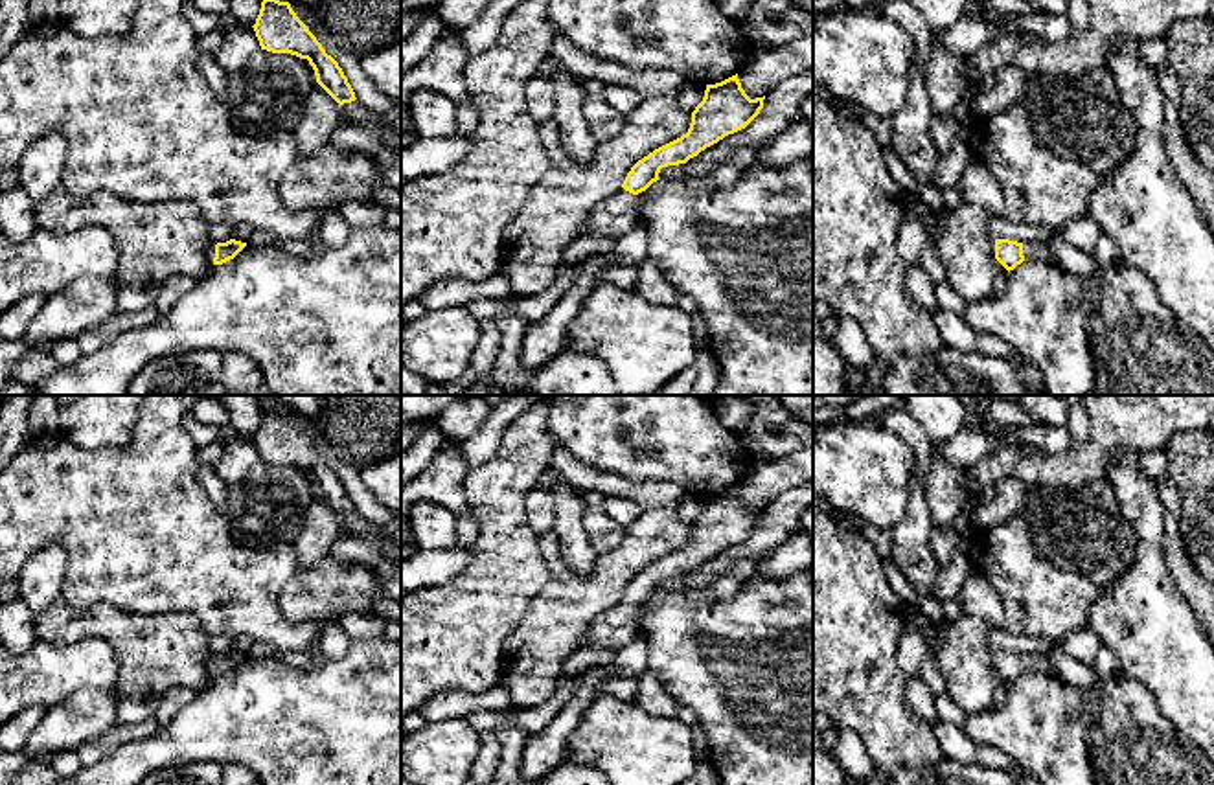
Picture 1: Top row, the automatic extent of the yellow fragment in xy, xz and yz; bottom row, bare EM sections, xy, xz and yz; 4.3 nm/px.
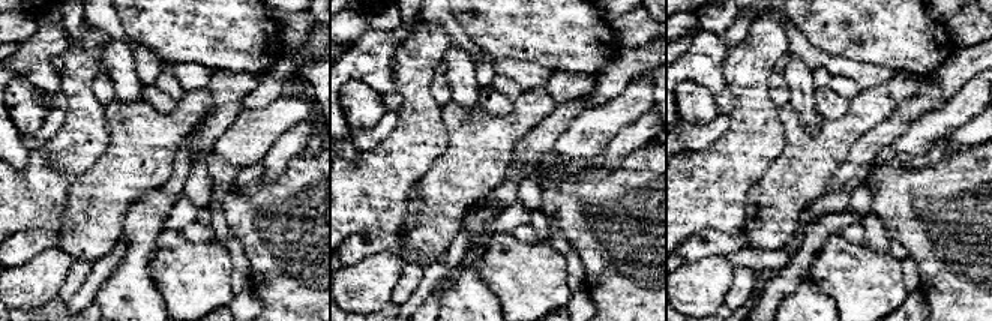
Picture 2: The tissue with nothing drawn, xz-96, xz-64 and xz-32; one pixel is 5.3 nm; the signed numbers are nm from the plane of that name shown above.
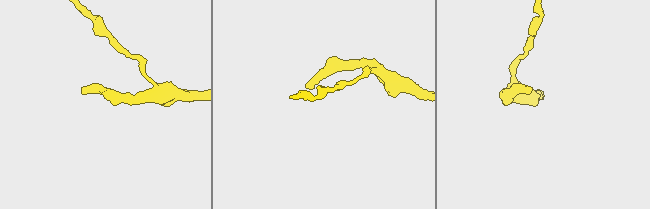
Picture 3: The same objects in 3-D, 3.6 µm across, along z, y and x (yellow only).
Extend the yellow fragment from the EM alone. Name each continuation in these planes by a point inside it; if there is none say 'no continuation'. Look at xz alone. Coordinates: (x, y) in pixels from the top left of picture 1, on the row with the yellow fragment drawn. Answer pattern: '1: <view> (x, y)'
1: xz (617, 216)

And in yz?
1: yz (1030, 250)

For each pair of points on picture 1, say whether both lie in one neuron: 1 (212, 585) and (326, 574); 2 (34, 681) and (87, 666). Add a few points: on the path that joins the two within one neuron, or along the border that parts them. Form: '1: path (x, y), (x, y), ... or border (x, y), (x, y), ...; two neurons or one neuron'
1: border (298, 570), (278, 600), (278, 611), (291, 622); two neurons
2: path (46, 675), (74, 666); one neuron

